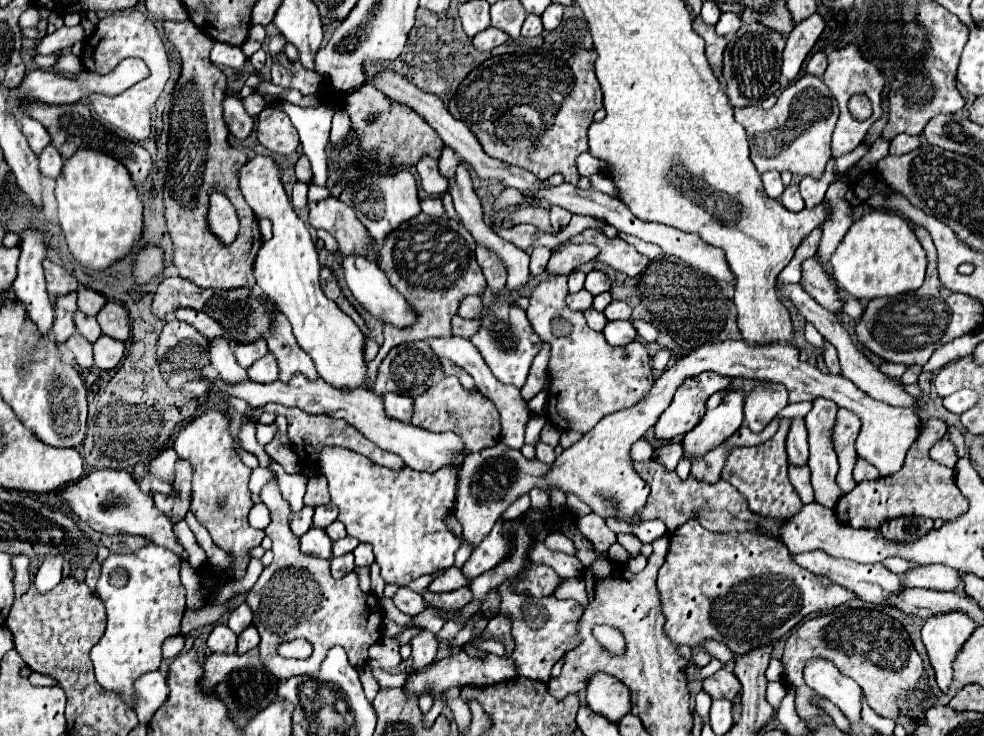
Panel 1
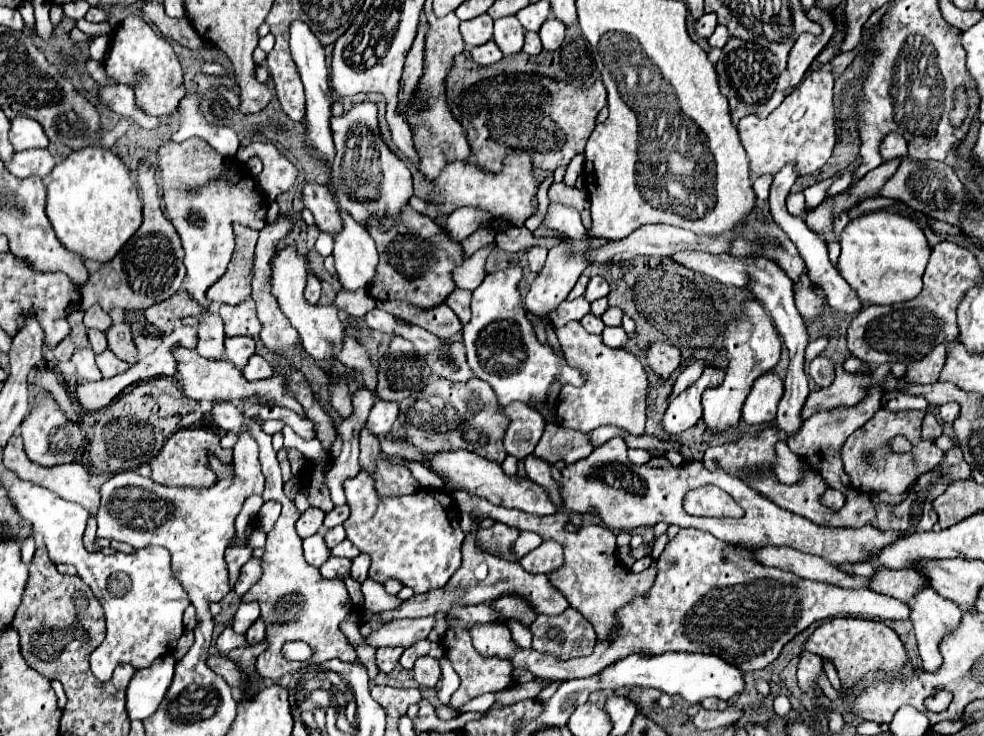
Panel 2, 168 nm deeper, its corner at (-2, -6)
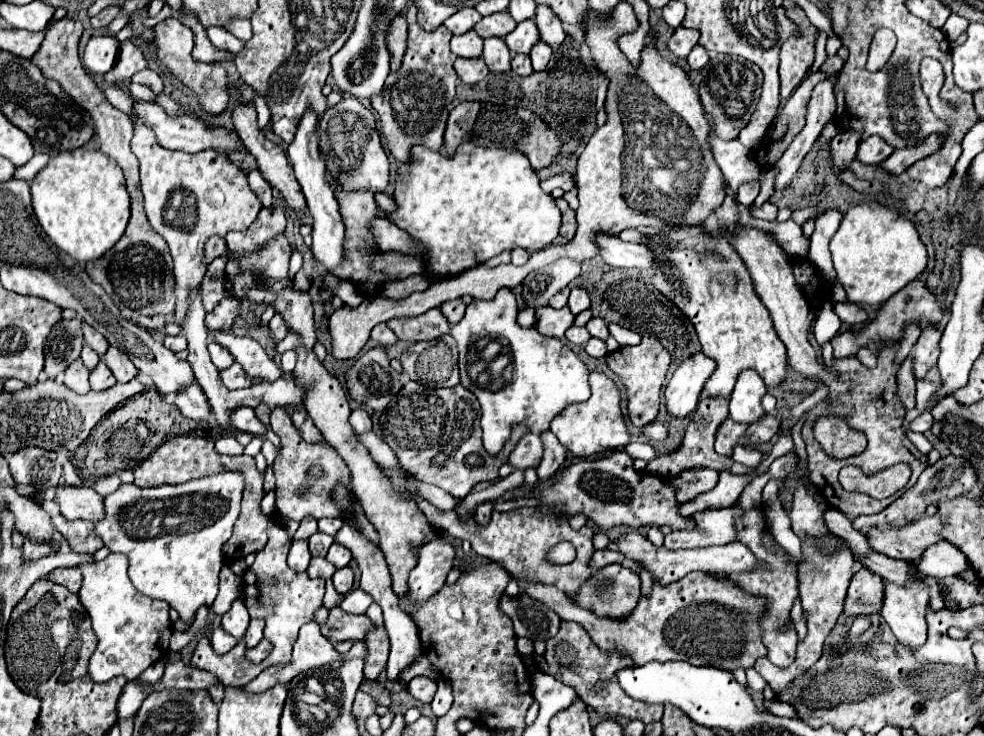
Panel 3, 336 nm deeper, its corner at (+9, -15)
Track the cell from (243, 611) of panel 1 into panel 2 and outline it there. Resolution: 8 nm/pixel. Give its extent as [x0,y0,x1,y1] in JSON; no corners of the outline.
[233,602,259,634]

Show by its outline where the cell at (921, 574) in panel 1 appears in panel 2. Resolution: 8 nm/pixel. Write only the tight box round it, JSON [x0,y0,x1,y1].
[869,566,927,602]

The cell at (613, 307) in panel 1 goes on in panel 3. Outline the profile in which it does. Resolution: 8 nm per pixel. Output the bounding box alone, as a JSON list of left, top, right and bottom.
[586,317,608,339]

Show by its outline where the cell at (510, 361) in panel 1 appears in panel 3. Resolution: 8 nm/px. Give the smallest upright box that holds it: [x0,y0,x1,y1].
[450,287,590,455]

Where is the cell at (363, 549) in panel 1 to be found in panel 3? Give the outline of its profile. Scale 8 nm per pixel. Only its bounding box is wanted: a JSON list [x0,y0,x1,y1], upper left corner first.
[332,567,354,595]

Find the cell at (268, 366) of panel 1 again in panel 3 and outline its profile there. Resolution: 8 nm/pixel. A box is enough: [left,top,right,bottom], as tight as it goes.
[220,363,252,389]

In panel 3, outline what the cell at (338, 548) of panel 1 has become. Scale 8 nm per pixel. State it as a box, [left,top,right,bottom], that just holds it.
[326,543,352,567]

